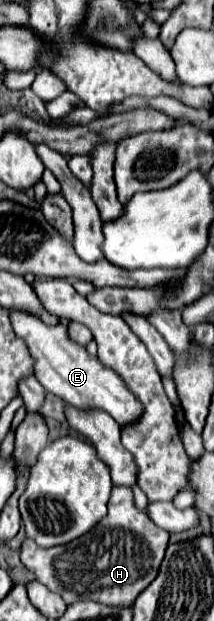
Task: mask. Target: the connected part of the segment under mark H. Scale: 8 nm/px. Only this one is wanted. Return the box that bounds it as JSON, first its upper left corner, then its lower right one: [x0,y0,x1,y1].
[20,485,168,605]

